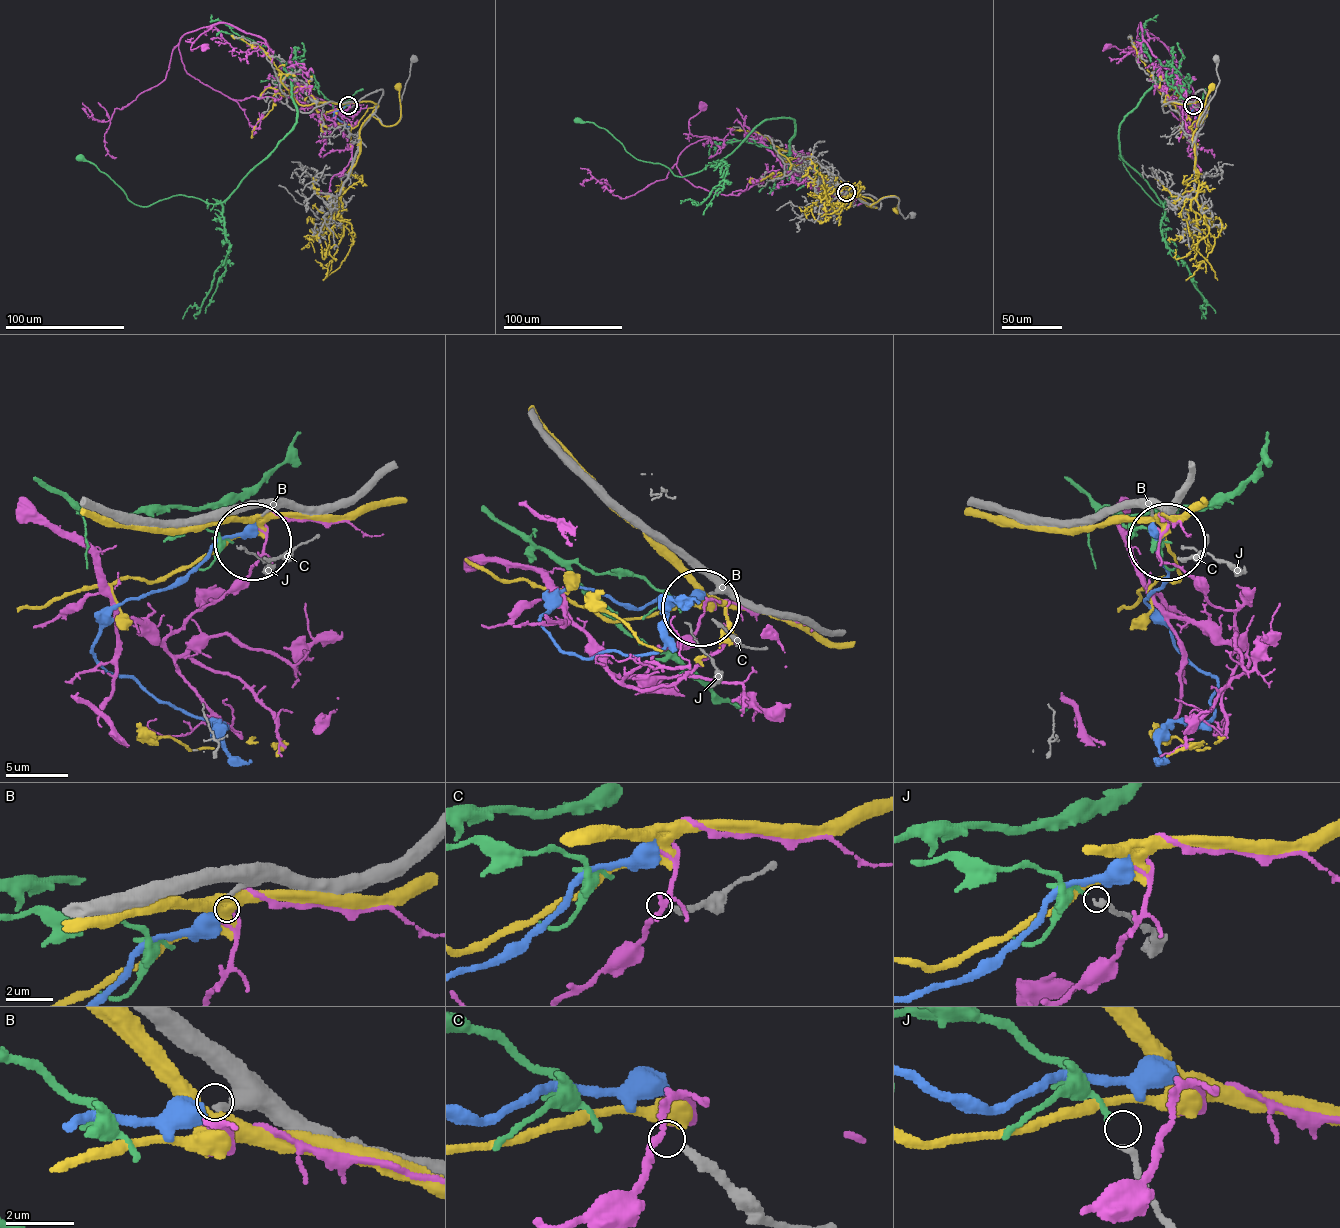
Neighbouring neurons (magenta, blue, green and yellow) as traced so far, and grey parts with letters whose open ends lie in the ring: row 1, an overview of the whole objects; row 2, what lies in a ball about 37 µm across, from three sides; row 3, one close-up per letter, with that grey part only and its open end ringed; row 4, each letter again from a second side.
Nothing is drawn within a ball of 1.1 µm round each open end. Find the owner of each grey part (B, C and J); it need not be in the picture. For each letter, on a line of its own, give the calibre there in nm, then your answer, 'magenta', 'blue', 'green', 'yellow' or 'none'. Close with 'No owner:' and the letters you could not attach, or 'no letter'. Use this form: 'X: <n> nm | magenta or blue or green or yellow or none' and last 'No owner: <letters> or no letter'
B: 240 nm | blue
C: 320 nm | none
J: 180 nm | green
No owner: C

